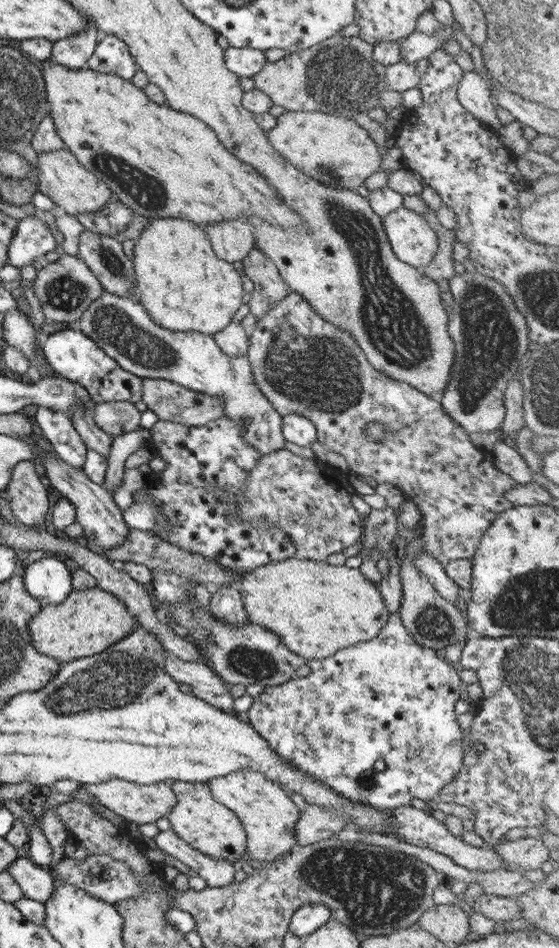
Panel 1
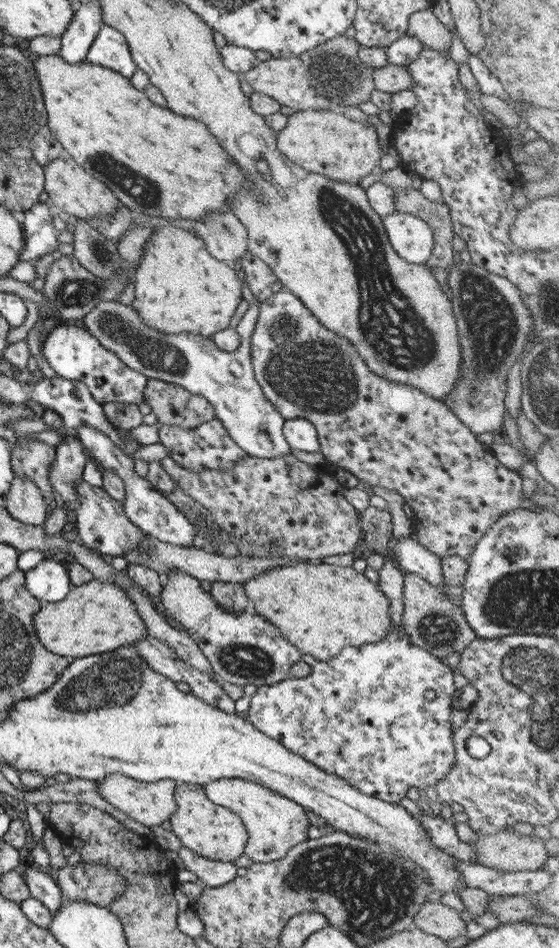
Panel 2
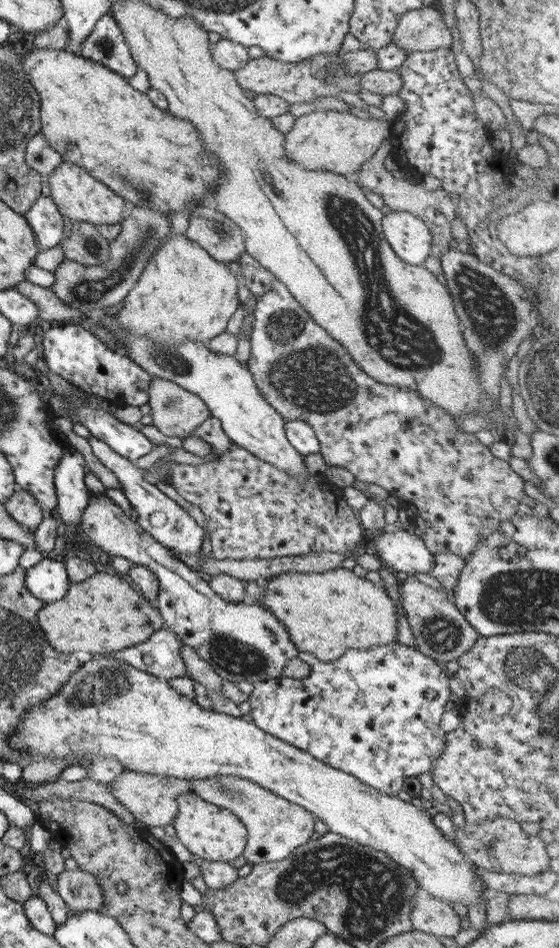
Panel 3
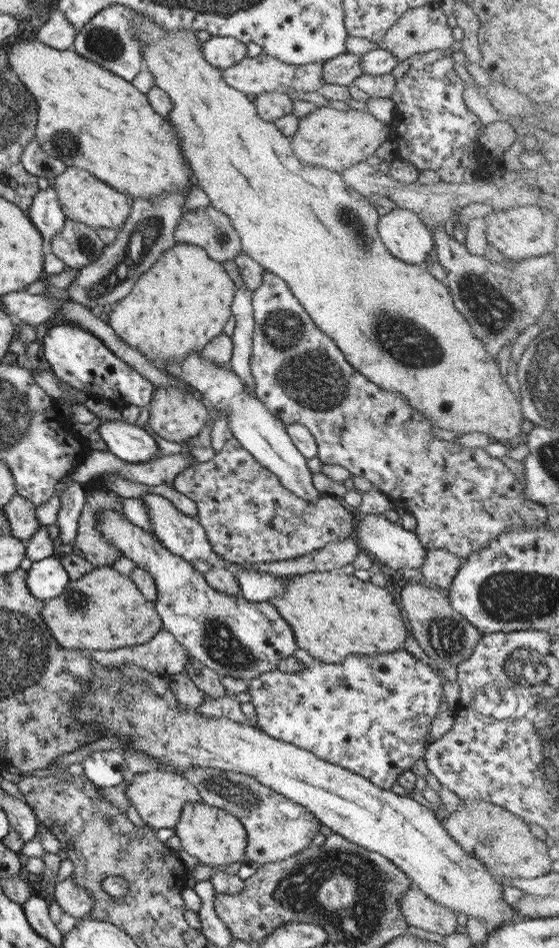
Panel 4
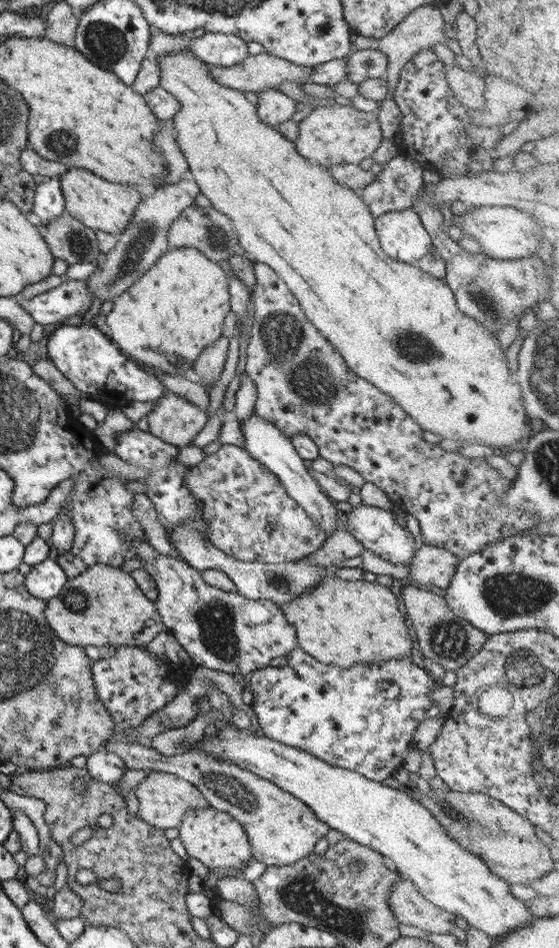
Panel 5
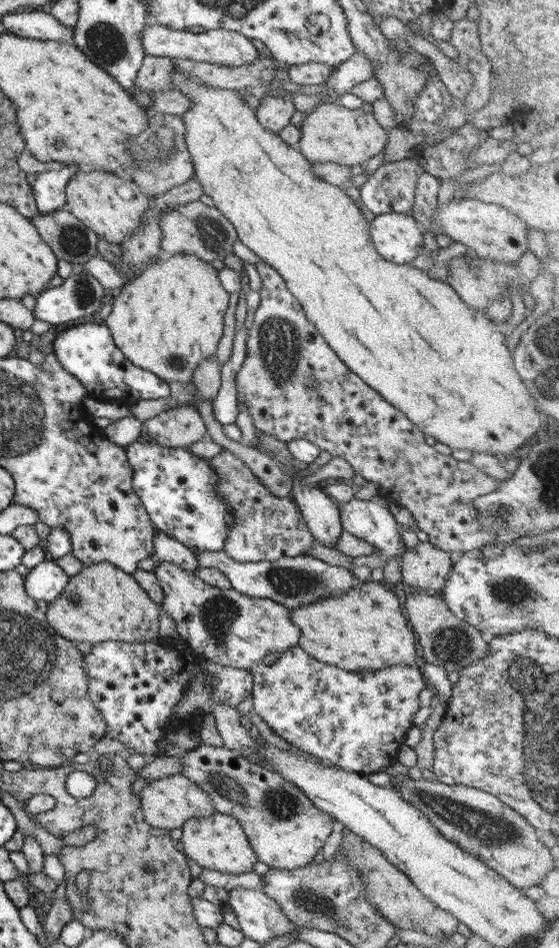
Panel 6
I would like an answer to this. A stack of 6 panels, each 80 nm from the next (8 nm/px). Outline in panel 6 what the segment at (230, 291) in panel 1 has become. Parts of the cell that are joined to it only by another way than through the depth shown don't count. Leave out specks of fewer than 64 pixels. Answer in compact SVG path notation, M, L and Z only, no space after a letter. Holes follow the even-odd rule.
M165 255L113 292L111 312L104 319L104 324L109 329L114 345L131 364L152 372L165 383L189 384L196 366L216 352L222 338L228 295L221 286L218 271L197 255Z

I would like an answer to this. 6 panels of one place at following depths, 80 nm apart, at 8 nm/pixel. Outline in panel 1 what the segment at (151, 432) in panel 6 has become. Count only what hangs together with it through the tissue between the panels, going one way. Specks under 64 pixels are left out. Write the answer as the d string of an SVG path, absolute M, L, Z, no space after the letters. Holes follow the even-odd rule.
M142 377L141 401L147 409L157 415L159 421L178 423L187 427L199 427L207 422L223 417L223 404L217 396L207 396L169 380L147 379Z

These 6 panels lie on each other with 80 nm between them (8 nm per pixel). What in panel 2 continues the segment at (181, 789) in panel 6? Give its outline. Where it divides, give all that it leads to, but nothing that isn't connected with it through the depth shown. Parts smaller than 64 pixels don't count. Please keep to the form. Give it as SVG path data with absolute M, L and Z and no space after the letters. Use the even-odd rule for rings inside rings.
M109 773L98 782L97 794L117 810L124 812L129 818L136 820L143 826L157 826L168 820L174 811L174 788L177 781L163 779L155 782L141 782L127 778L119 773Z

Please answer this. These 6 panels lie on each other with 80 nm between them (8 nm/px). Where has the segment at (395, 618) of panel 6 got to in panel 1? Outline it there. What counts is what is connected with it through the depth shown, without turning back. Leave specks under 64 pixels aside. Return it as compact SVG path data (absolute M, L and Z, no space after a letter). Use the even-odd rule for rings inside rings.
M295 556L271 561L250 570L242 577L238 591L248 622L258 624L276 634L289 652L308 660L319 660L336 650L375 638L388 617L378 587L361 575L356 568L329 565L323 561L310 561Z

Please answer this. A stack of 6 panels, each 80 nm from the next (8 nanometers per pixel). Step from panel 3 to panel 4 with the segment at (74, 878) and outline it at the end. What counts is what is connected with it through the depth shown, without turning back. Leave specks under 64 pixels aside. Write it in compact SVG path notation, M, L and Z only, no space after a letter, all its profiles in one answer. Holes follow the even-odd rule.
M69 877L56 883L53 900L63 912L75 919L83 918L93 907L93 899L89 896L89 892L79 888Z

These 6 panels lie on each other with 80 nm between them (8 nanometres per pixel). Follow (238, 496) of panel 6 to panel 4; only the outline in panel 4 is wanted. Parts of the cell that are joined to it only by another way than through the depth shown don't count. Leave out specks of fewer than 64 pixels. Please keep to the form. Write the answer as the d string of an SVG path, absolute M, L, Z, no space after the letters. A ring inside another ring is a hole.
M232 437L223 439L221 450L207 462L193 463L181 469L170 482L179 494L193 500L197 509L195 517L206 534L211 550L231 563L264 563L289 560L323 548L328 542L352 537L355 512L342 498L322 495L316 501L306 501L288 491L279 479L258 464Z

